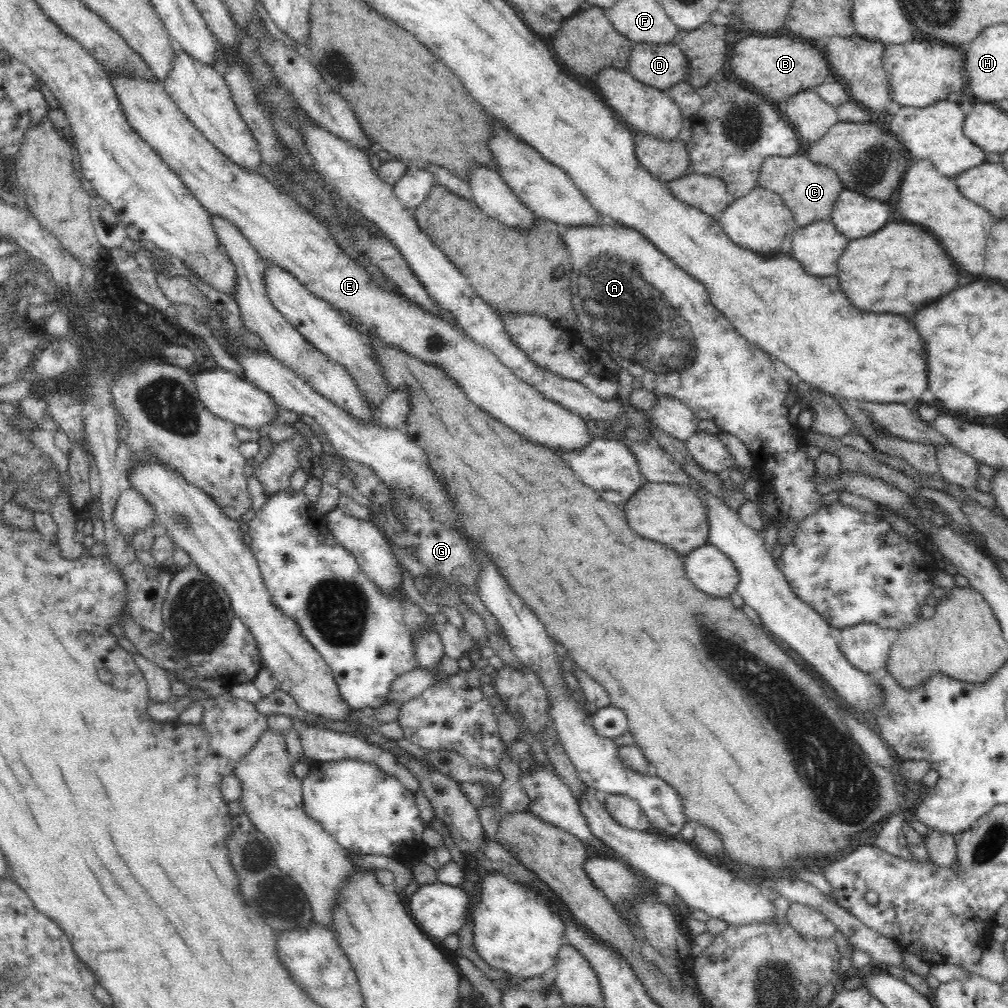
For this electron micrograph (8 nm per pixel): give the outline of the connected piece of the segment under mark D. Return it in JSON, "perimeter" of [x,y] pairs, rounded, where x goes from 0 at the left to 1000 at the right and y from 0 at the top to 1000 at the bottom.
{"perimeter":[[[633,42],[627,47],[621,69],[637,83],[661,90],[681,79],[684,63],[673,46]]]}

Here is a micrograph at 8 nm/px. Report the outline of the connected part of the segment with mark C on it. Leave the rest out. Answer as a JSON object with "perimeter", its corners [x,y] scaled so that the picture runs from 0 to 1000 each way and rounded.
{"perimeter":[[[792,153],[759,157],[752,172],[751,185],[773,192],[793,225],[823,216],[831,193],[837,188],[828,169],[808,163],[801,154]]]}

